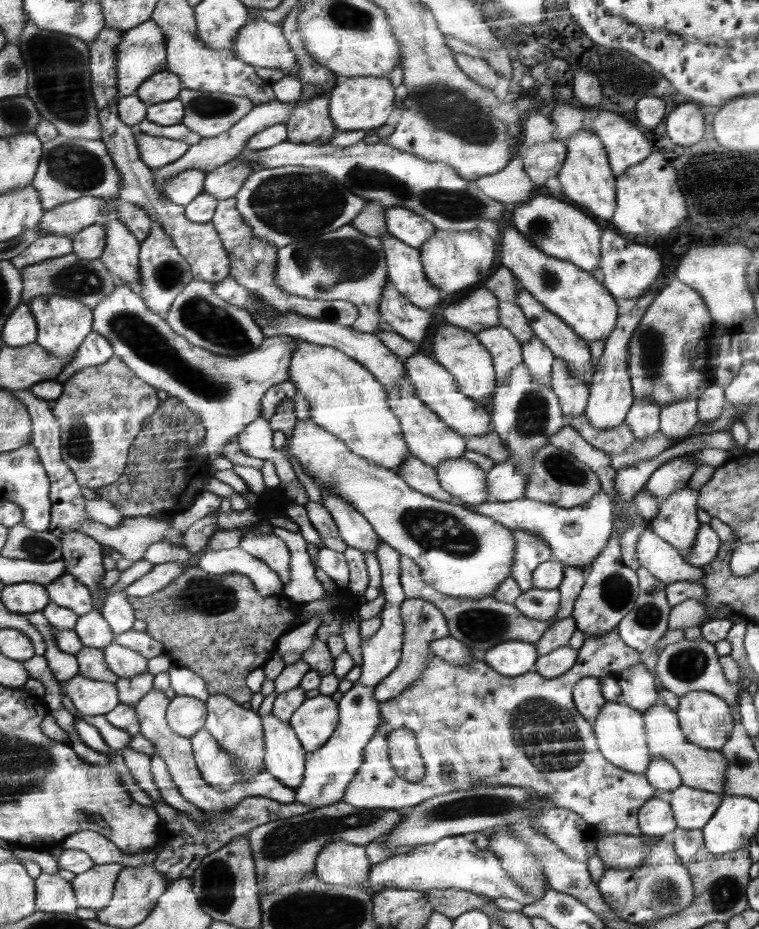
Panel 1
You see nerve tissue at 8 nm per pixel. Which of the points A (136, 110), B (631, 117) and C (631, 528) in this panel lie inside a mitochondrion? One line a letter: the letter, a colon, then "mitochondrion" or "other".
A: other
B: other
C: other

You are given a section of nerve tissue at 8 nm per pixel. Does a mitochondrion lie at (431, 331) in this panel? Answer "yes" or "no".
no

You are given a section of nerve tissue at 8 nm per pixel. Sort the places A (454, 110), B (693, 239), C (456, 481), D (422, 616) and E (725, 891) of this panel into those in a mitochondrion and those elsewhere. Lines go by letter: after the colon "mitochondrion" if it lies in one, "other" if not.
A: mitochondrion
B: other
C: other
D: mitochondrion
E: mitochondrion

